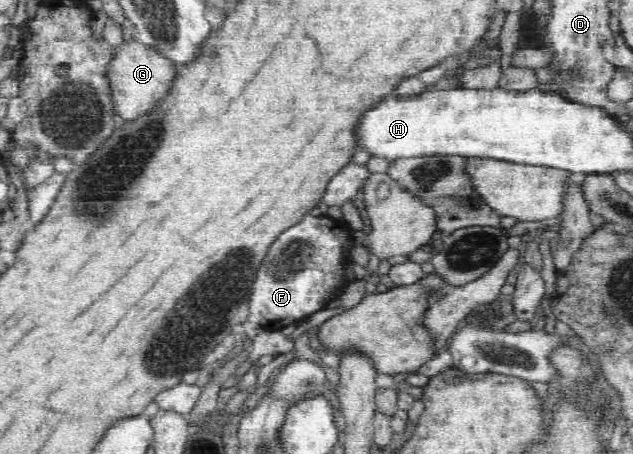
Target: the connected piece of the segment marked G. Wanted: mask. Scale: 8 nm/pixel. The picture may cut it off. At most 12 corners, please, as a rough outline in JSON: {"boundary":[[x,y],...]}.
{"boundary":[[138,40],[114,52],[105,74],[118,116],[153,110],[178,64]]}

